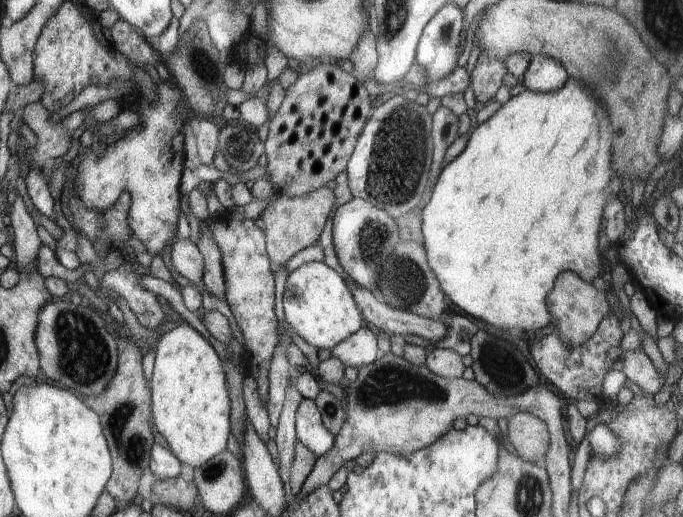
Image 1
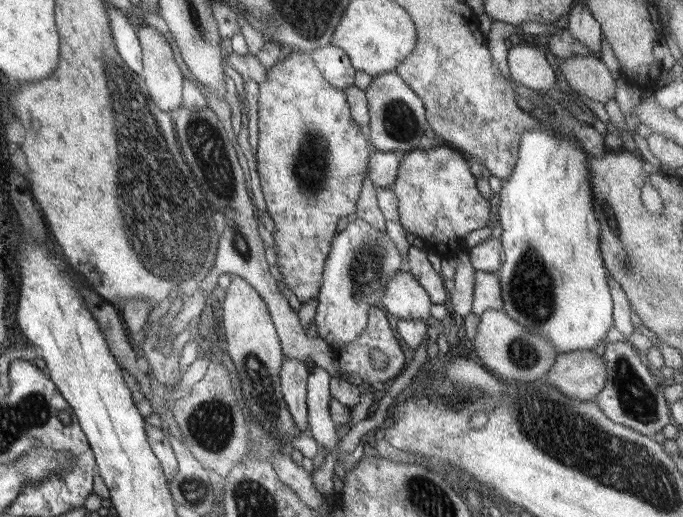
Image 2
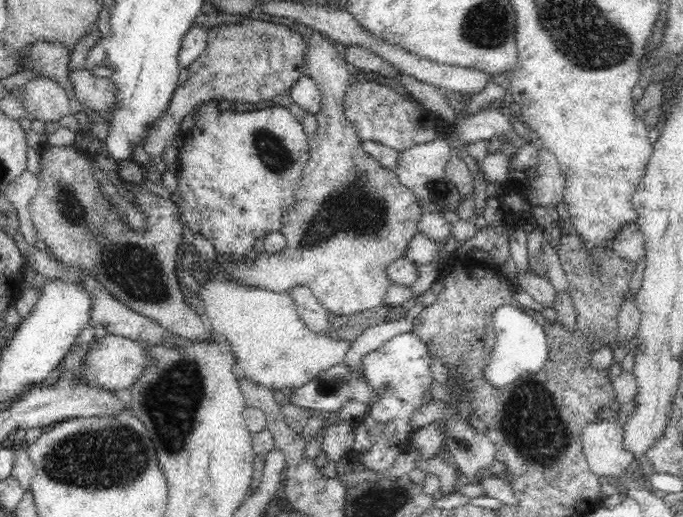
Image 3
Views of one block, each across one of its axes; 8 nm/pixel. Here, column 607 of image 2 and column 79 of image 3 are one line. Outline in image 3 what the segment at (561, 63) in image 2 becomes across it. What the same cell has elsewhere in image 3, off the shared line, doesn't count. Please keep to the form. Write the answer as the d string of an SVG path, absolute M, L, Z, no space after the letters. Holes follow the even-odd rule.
M87 69L74 70L69 78L80 102L94 112L106 115L118 108L118 87L112 79L96 78Z

